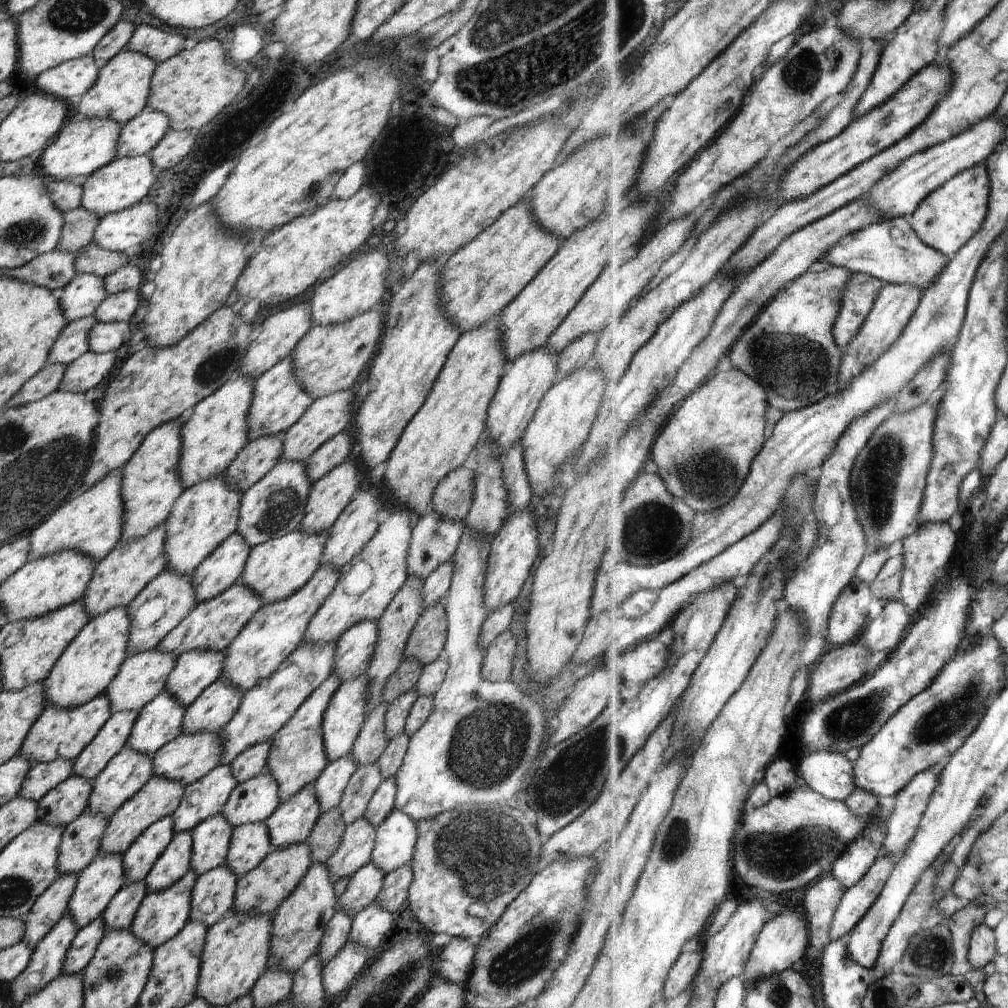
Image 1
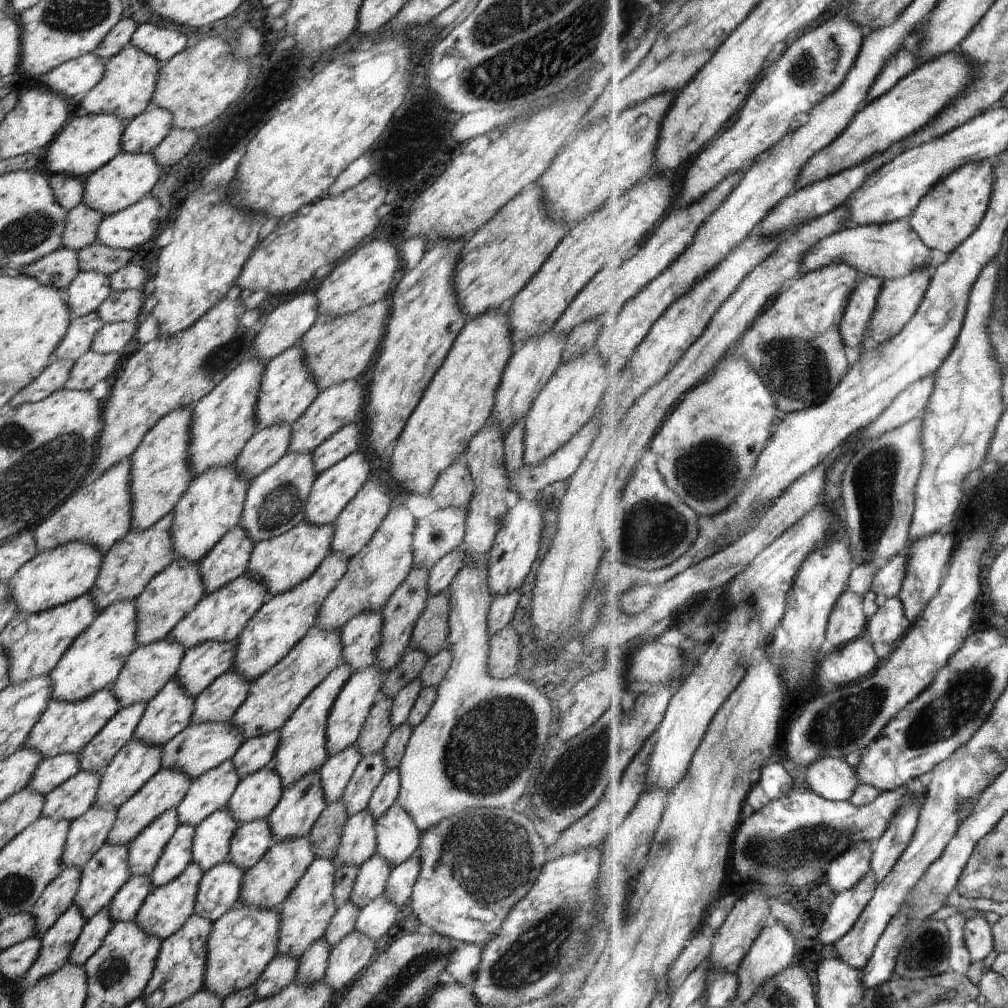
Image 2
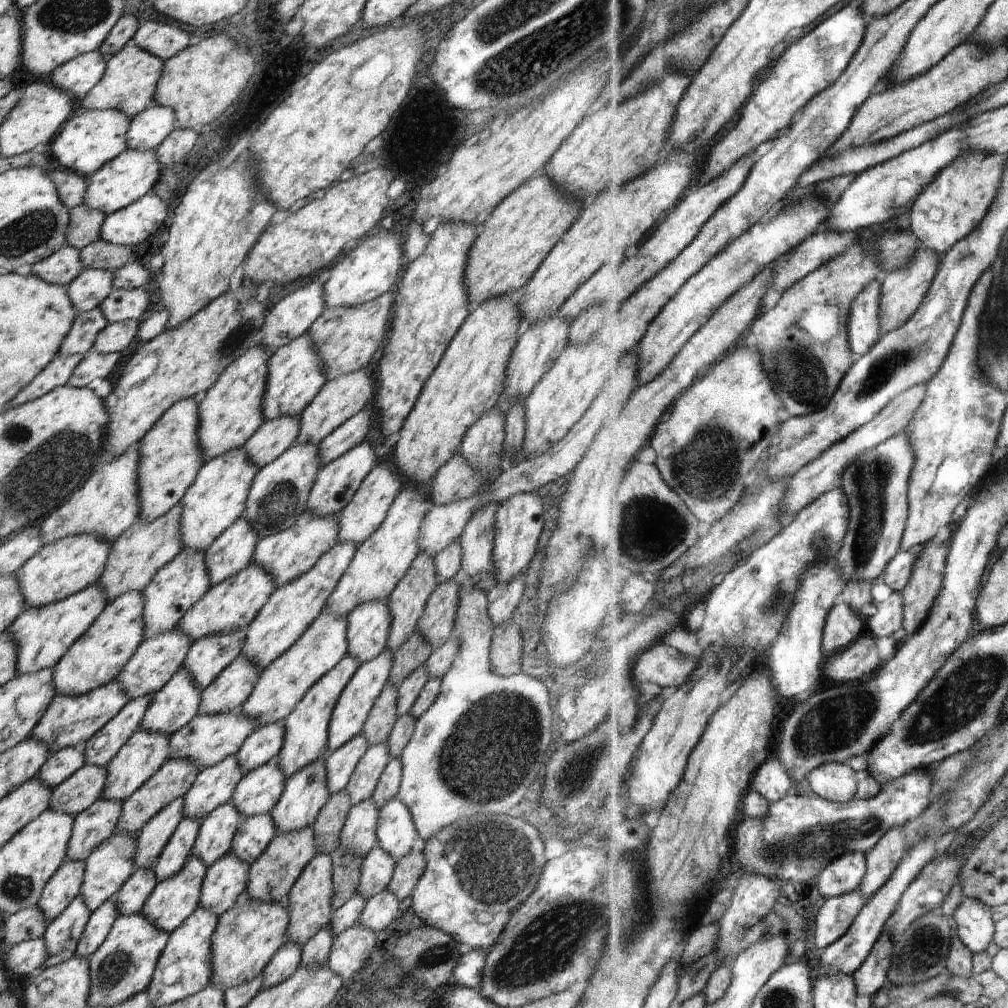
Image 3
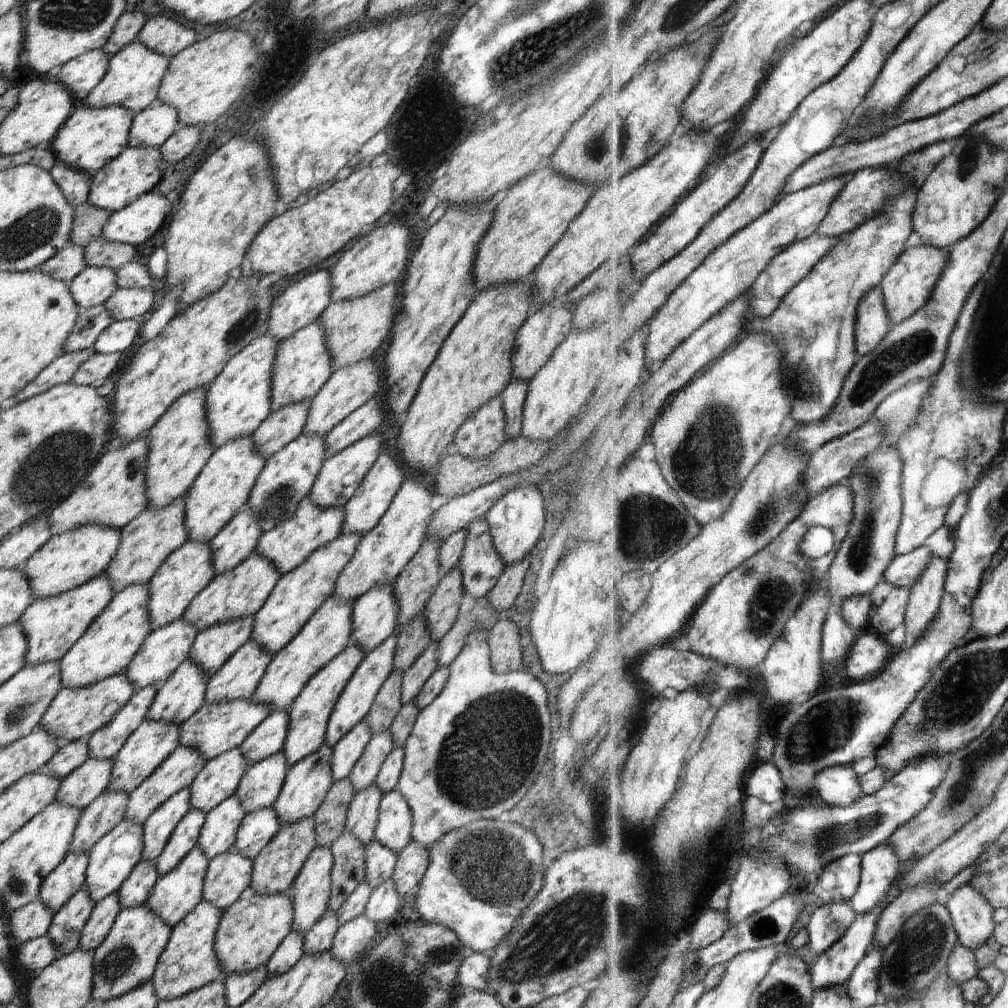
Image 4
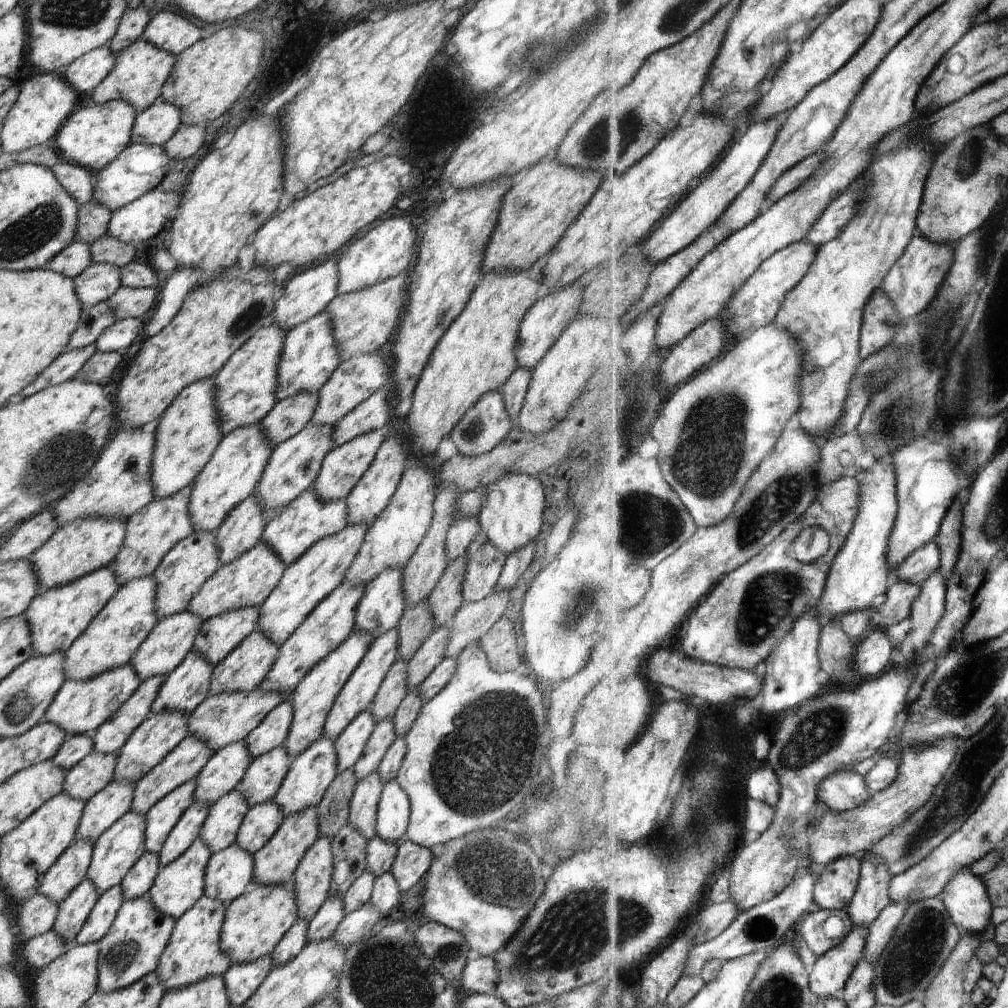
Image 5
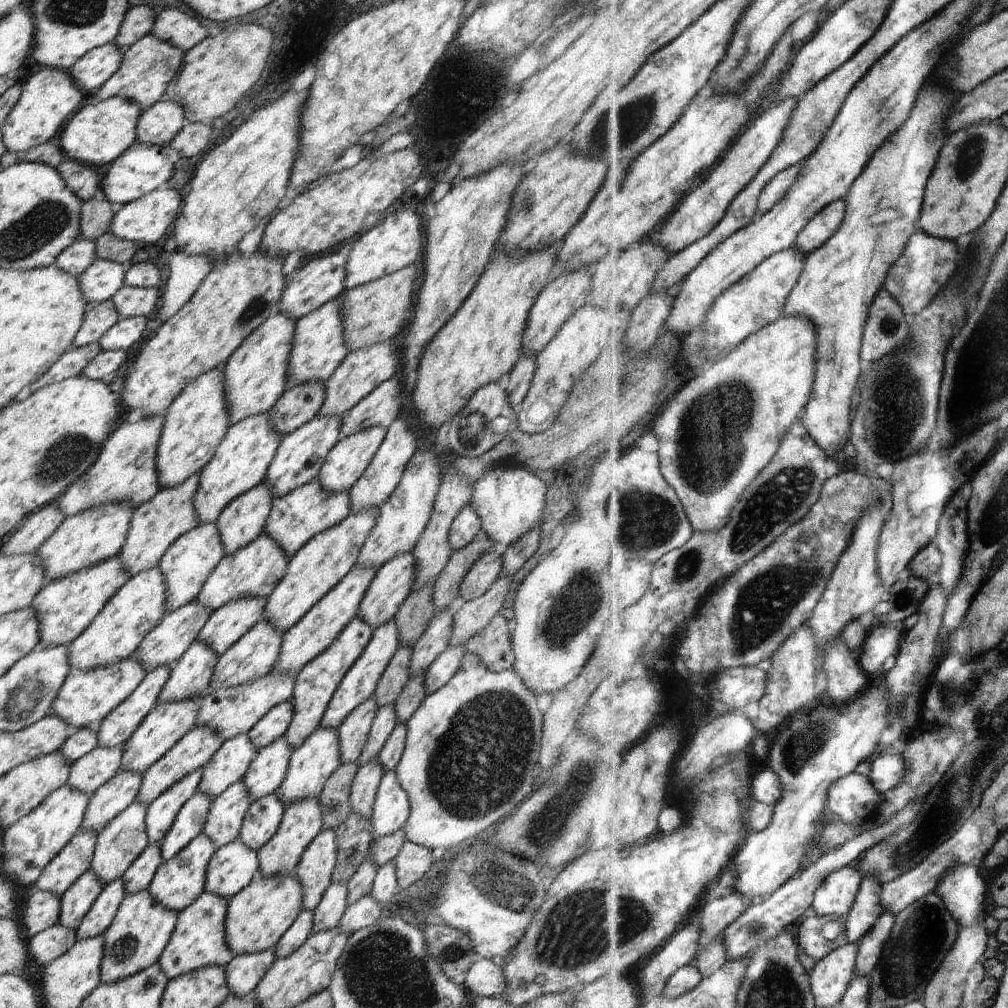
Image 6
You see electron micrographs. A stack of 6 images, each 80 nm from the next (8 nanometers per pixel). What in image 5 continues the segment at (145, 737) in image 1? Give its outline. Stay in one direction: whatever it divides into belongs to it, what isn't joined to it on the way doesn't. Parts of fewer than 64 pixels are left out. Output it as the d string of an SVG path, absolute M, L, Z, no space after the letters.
M192 650L171 674L164 677L151 713L182 711L192 714L209 695L213 668L203 655Z

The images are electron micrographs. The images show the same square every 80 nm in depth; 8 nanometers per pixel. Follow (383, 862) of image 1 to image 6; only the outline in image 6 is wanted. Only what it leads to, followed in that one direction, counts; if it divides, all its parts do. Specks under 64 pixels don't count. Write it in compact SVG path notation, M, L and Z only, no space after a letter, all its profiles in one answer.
M395 770L383 774L378 792L373 804L371 828L378 837L397 833L402 830L409 817L409 798L406 791L400 786Z

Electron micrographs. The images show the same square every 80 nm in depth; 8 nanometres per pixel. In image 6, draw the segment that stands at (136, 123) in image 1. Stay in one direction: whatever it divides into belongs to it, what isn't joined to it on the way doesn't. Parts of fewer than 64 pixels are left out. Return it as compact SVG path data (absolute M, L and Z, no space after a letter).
M160 100L140 115L136 127L136 142L169 145L187 123L182 106L174 101Z

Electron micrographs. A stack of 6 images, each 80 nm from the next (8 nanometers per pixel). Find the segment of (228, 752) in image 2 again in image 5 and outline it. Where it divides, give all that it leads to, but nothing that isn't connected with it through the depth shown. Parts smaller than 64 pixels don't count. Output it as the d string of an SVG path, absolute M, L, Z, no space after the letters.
M258 686L255 690L242 693L209 695L187 718L187 736L193 735L194 739L205 743L216 753L230 744L244 741L274 708L277 708L284 700L290 700L291 694L282 695L273 691L262 691Z

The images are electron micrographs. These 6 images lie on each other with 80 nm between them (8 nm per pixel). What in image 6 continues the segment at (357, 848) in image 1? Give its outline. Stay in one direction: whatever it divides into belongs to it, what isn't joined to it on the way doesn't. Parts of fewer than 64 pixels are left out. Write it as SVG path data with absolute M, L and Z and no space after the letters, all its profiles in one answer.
M377 758L357 770L350 793L352 813L371 820L376 793L384 773Z

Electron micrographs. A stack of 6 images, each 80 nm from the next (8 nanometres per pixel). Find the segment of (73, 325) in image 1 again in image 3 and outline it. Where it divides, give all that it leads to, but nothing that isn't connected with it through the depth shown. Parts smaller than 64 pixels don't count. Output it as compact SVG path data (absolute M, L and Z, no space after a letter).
M99 307L89 312L79 312L70 332L60 346L58 356L68 357L88 353L94 345L96 336L108 324Z

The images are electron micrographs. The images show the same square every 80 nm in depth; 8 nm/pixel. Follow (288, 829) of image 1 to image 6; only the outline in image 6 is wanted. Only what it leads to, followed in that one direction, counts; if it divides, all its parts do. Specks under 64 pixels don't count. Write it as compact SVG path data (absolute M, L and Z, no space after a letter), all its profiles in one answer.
M320 726L304 741L302 746L292 751L288 772L275 792L275 795L283 802L285 808L288 804L296 801L318 798L325 782L341 765L338 739L339 735L336 730L325 729Z

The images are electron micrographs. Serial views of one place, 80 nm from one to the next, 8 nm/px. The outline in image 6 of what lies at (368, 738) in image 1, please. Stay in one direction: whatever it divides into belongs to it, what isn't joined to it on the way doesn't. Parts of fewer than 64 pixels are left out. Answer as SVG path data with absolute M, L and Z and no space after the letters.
M399 647L390 659L389 665L378 681L375 693L377 710L388 705L394 705L409 681L409 666L412 647Z

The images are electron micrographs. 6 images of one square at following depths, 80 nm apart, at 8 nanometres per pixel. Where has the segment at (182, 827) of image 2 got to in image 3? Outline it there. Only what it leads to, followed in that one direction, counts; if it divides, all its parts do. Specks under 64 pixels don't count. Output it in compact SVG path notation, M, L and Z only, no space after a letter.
M183 818L153 867L157 882L163 882L182 870L192 853L200 826L200 818Z

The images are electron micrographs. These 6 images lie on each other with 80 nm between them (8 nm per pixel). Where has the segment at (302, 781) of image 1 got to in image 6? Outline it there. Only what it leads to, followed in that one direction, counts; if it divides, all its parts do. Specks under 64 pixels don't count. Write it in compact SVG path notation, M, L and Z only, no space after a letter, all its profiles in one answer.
M356 616L342 630L337 640L312 662L309 662L294 678L293 695L290 700L293 706L293 719L283 736L292 750L302 746L304 741L321 726L321 720L328 708L330 699L350 667L354 666L354 663L368 646L372 635L373 630L370 625Z

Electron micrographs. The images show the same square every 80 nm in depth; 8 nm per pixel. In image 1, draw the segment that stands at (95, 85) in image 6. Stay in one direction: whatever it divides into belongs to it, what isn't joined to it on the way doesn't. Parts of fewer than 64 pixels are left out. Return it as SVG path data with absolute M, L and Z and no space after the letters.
M92 55L64 62L40 74L36 86L58 99L69 101L73 96L83 96L98 80L101 64Z

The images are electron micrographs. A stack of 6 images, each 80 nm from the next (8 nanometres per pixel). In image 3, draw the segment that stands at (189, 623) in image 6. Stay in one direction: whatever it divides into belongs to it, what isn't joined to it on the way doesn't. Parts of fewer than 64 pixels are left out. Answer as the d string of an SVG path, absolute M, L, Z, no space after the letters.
M176 628L158 634L156 638L144 639L140 647L134 652L134 656L128 660L122 674L117 677L122 690L128 696L128 701L142 696L152 696L161 690L181 668L191 644L190 636Z

